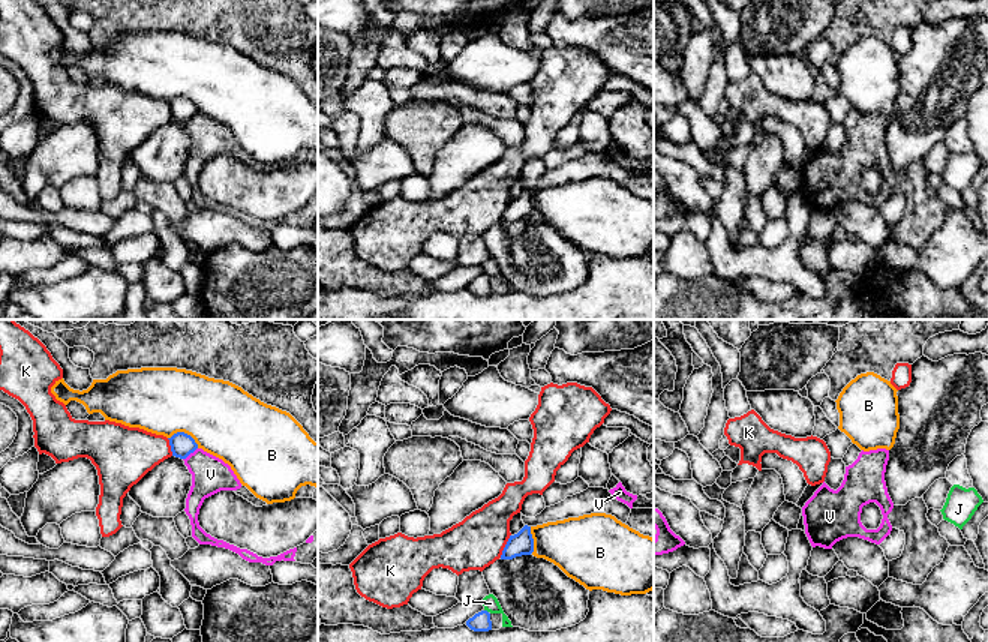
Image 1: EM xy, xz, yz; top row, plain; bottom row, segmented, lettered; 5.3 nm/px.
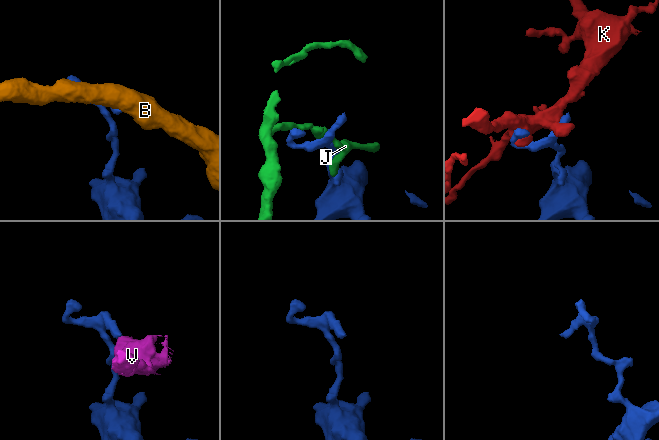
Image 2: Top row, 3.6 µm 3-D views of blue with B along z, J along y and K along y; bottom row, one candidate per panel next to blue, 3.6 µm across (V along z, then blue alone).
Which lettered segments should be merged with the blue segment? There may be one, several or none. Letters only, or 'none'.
none

